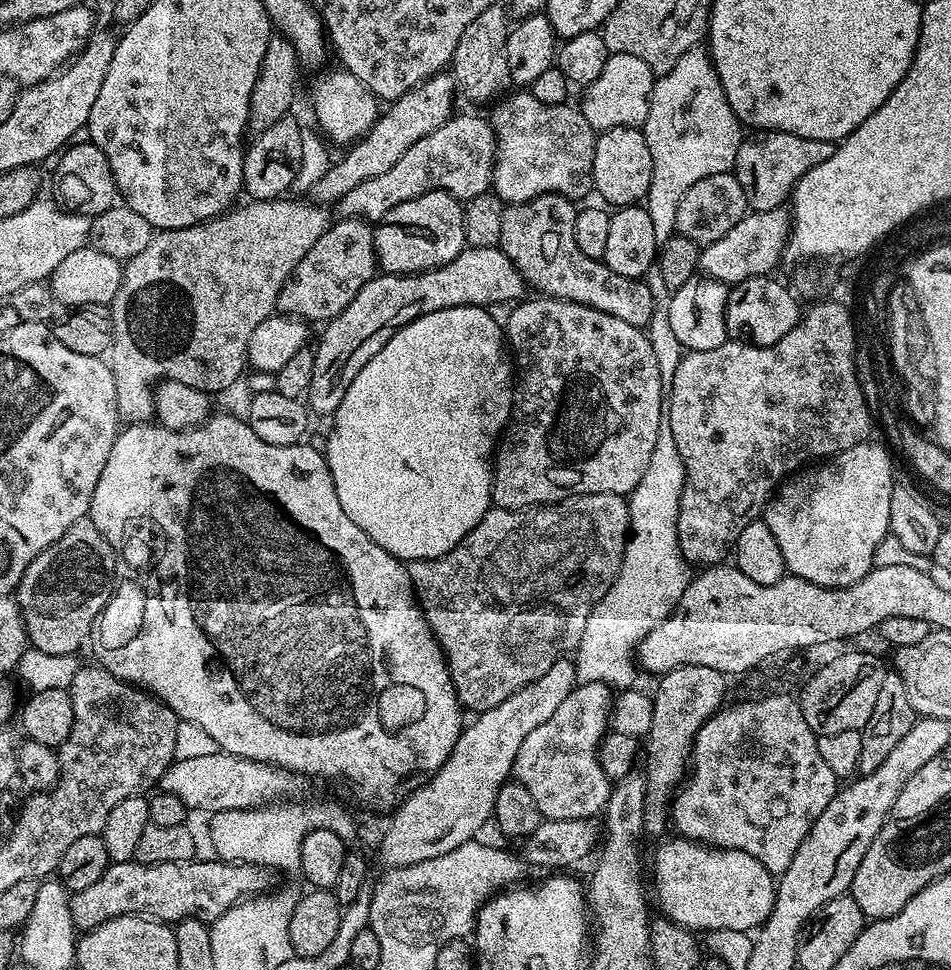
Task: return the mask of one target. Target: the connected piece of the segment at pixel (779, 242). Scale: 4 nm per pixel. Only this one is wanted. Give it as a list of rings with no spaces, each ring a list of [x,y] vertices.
[[[787,207],[761,212],[749,211],[731,230],[726,230],[718,242],[710,242],[700,249],[699,271],[709,280],[729,286],[753,280],[759,276],[771,277],[772,271],[782,264],[784,247],[792,233],[792,218]]]

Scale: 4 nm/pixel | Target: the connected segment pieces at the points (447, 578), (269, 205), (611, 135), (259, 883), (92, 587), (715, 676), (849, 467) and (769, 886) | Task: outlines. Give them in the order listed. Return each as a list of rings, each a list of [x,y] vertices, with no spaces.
[[[586,494],[574,496],[571,500],[561,500],[559,504],[542,504],[538,508],[530,508],[515,512],[495,506],[489,508],[487,514],[450,550],[445,556],[439,556],[433,560],[409,560],[406,567],[410,574],[412,589],[416,592],[416,598],[420,601],[420,608],[424,611],[424,617],[436,635],[436,641],[444,649],[448,662],[448,668],[452,672],[452,681],[456,687],[456,697],[460,699],[465,709],[473,708],[473,713],[479,714],[498,706],[498,702],[506,702],[510,694],[530,686],[554,662],[565,659],[569,654],[575,653],[580,644],[582,634],[586,630],[586,618],[592,616],[594,606],[610,590],[610,586],[616,581],[616,575],[620,572],[624,548],[628,545],[628,501],[618,494]]]
[[[277,198],[274,200],[252,200],[248,204],[241,203],[233,207],[222,216],[215,216],[194,226],[185,228],[166,228],[157,231],[153,235],[146,250],[130,258],[124,265],[124,277],[122,286],[118,286],[118,294],[112,299],[112,347],[110,349],[110,367],[116,379],[116,397],[118,398],[118,414],[125,425],[142,424],[151,421],[154,416],[154,385],[161,380],[177,380],[186,386],[198,389],[199,392],[215,394],[223,388],[228,388],[240,375],[246,372],[248,358],[248,343],[250,334],[258,326],[258,322],[266,322],[266,318],[277,311],[276,303],[282,286],[290,278],[290,274],[306,258],[310,246],[322,238],[322,234],[328,229],[330,217],[329,209],[319,202],[307,204],[304,200],[288,200],[289,198]]]
[[[611,128],[597,135],[592,187],[605,205],[613,209],[639,205],[650,190],[651,174],[650,149],[640,128]]]
[[[219,858],[200,859],[161,864],[109,863],[106,874],[102,874],[94,886],[71,893],[72,917],[77,929],[96,928],[102,922],[119,916],[150,916],[165,922],[193,918],[211,922],[236,904],[273,891],[273,869],[264,868],[261,864],[241,864]]]
[[[90,519],[74,522],[42,554],[26,566],[16,584],[14,599],[28,631],[28,643],[43,654],[76,656],[84,643],[91,641],[102,610],[112,597],[118,579],[116,551],[98,534],[98,526]]]
[[[682,666],[659,677],[660,685],[652,696],[654,719],[650,722],[650,730],[642,744],[642,771],[646,782],[646,802],[644,803],[644,832],[647,835],[663,837],[664,831],[670,828],[670,805],[690,768],[692,747],[696,735],[714,713],[725,707],[724,695],[728,692],[729,677],[718,670],[710,670],[710,666]]]
[[[872,443],[850,446],[850,450],[842,450],[837,456],[805,467],[785,480],[768,501],[762,519],[766,526],[770,526],[770,534],[774,534],[782,550],[785,569],[791,575],[814,582],[819,588],[845,588],[866,578],[873,568],[874,552],[882,538],[889,535],[890,494],[894,477],[887,450]]]
[[[675,839],[660,842],[665,844],[658,845],[652,856],[650,892],[656,895],[656,904],[667,919],[693,934],[727,928],[751,933],[766,922],[774,906],[776,880],[754,854]]]

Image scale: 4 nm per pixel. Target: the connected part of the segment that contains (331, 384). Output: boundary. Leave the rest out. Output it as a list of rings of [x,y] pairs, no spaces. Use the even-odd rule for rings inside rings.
[[[498,246],[465,247],[458,258],[446,262],[446,266],[411,276],[373,276],[370,282],[366,282],[366,286],[362,286],[362,290],[358,290],[358,294],[354,294],[354,302],[350,302],[342,314],[323,325],[320,345],[314,348],[314,378],[310,378],[307,407],[315,415],[316,412],[328,417],[335,414],[342,398],[346,398],[346,390],[350,390],[350,382],[358,378],[358,370],[362,370],[362,366],[366,366],[366,362],[370,362],[370,358],[374,358],[374,354],[378,354],[378,350],[390,342],[398,329],[414,322],[419,316],[454,306],[488,308],[492,304],[511,305],[525,299],[525,296],[526,283],[522,274]]]

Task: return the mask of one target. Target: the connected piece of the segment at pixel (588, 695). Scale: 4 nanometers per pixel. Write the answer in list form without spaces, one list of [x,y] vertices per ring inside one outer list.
[[[577,683],[566,702],[554,710],[554,718],[546,718],[522,742],[512,770],[515,779],[530,790],[543,819],[587,820],[607,809],[613,781],[602,770],[599,750],[610,728],[613,703],[614,692],[609,685]]]

